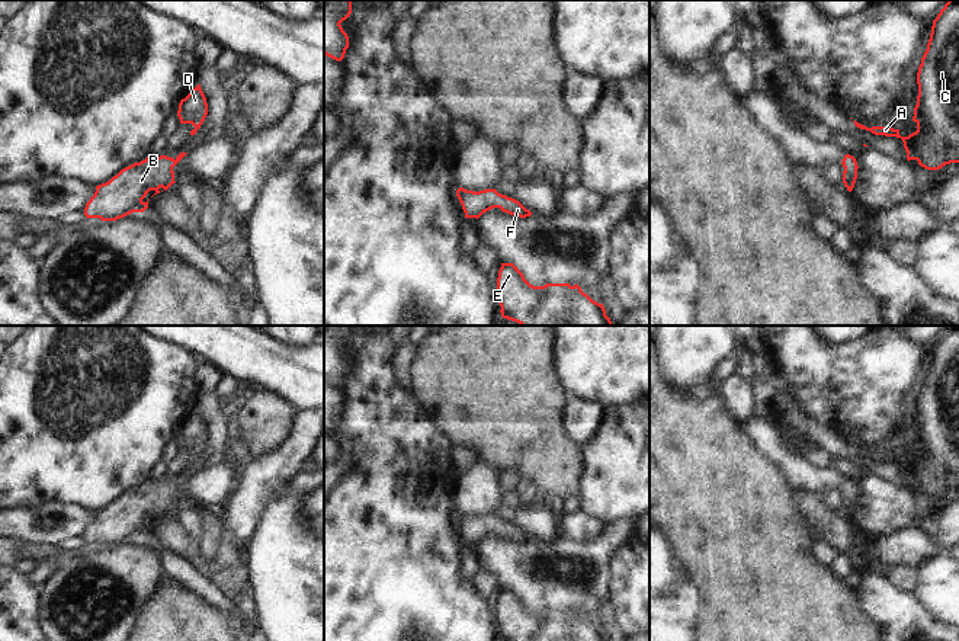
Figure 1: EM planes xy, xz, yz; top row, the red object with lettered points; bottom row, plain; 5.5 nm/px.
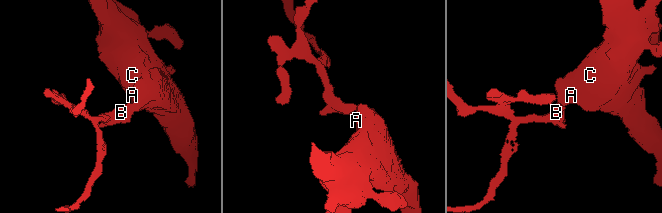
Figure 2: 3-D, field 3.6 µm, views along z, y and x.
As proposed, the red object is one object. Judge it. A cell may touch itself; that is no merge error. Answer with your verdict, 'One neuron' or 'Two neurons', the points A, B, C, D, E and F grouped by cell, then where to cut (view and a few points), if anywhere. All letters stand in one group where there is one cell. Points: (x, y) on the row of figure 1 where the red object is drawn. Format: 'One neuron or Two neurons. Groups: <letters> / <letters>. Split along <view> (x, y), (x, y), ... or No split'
One neuron. Groups: A B C D E F. No split.

